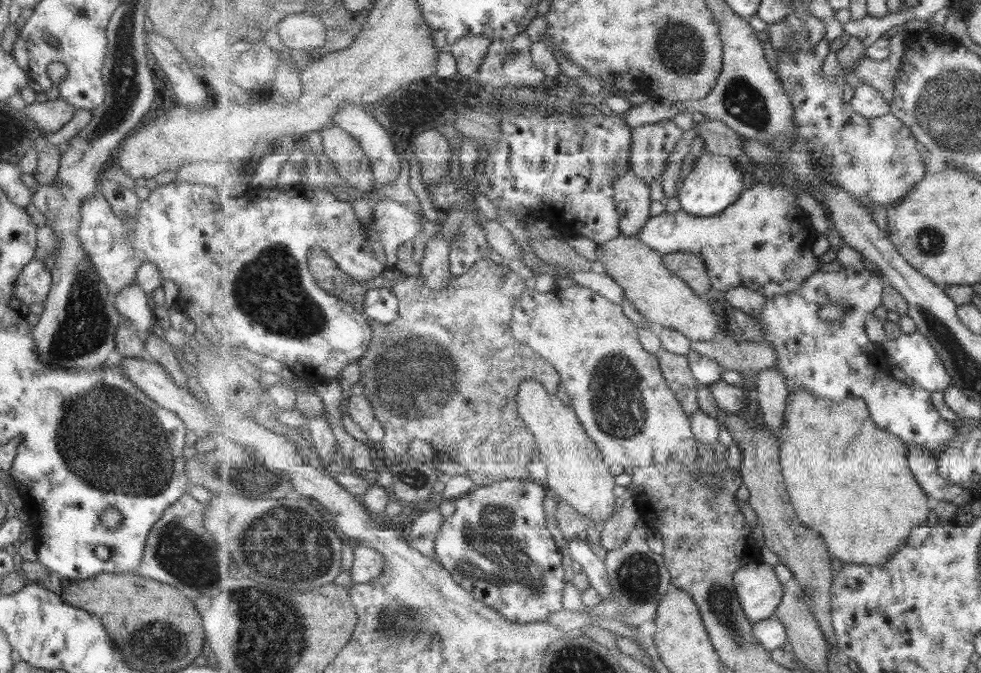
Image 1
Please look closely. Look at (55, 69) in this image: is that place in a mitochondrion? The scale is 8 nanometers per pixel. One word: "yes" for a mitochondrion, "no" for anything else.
no

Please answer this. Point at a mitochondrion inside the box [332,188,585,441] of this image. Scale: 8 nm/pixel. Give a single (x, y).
(414, 378)

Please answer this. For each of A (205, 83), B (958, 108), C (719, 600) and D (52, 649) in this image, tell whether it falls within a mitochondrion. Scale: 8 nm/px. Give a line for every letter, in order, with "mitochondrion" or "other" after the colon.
A: other
B: mitochondrion
C: mitochondrion
D: other

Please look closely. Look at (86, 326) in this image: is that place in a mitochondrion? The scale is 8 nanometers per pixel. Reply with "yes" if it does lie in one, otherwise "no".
yes

